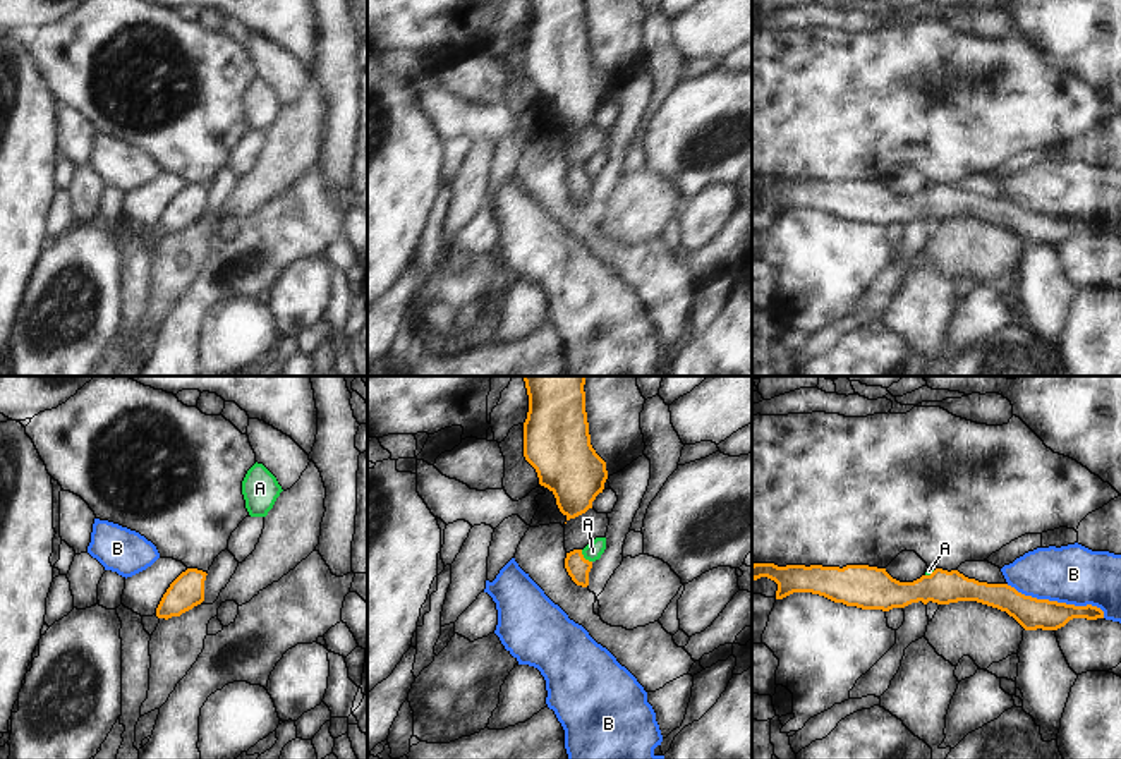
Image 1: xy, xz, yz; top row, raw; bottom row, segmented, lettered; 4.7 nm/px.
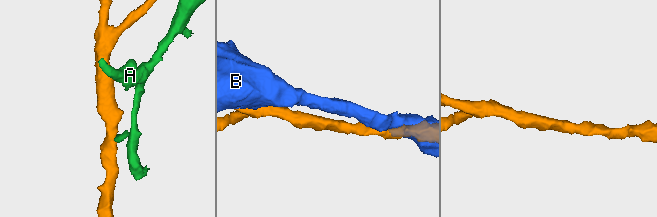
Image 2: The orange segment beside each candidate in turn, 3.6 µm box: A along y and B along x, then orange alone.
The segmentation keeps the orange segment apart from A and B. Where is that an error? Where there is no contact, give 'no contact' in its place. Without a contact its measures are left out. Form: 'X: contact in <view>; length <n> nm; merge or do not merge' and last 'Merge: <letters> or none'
A: contact in xz; length 80 nm; do not merge
B: contact in yz; length 480 nm; do not merge
Merge: none

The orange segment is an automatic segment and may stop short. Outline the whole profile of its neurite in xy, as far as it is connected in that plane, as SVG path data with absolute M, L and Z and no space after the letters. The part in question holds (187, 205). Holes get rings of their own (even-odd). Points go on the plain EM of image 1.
M187 184L182 187L163 209L158 223L158 234L180 232L204 216L206 187Z

